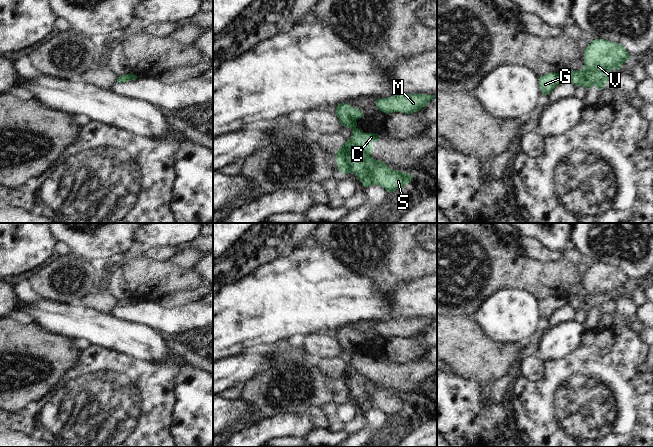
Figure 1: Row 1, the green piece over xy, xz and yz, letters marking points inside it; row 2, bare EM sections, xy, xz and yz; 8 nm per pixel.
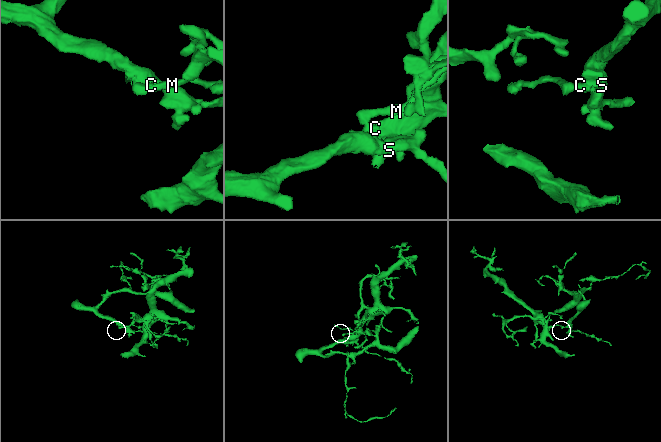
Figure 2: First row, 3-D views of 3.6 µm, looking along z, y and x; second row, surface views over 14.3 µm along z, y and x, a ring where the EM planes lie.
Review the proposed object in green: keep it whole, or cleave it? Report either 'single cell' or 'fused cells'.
fused cells

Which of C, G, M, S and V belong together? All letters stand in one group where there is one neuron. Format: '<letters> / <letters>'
C S V / G M

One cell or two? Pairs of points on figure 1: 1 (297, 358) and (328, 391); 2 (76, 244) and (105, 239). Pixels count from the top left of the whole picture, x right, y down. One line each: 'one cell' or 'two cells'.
1: one cell
2: one cell

